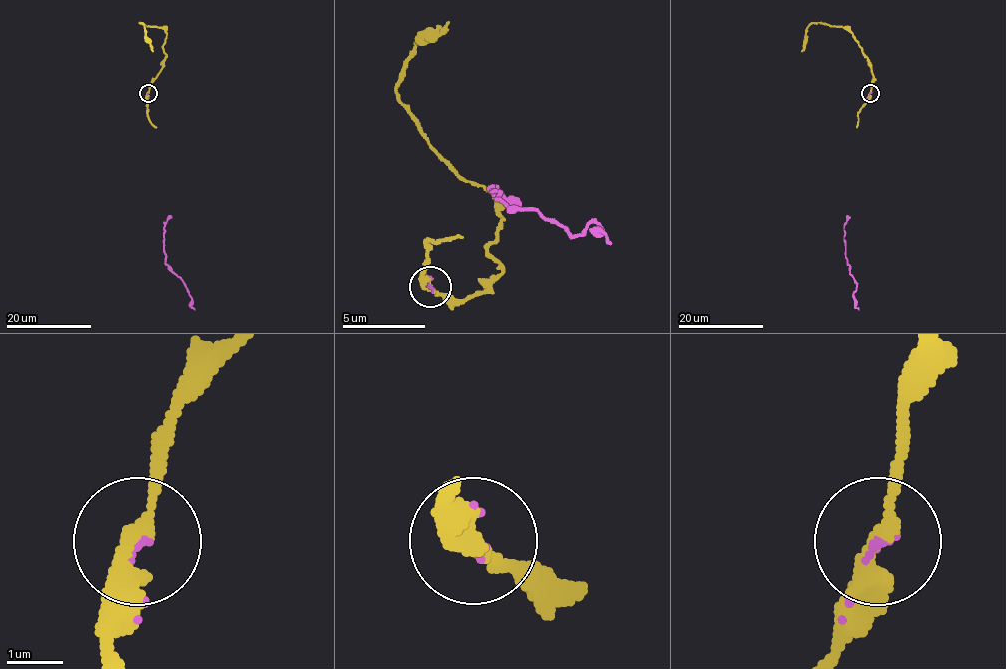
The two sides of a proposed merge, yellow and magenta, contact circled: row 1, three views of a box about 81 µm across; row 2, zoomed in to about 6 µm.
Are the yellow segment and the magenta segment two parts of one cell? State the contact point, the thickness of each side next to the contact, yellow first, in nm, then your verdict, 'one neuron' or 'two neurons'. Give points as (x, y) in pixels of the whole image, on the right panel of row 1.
at (870, 93); 320 nm thick on the yellow side, 90 nm on the other; one neuron

